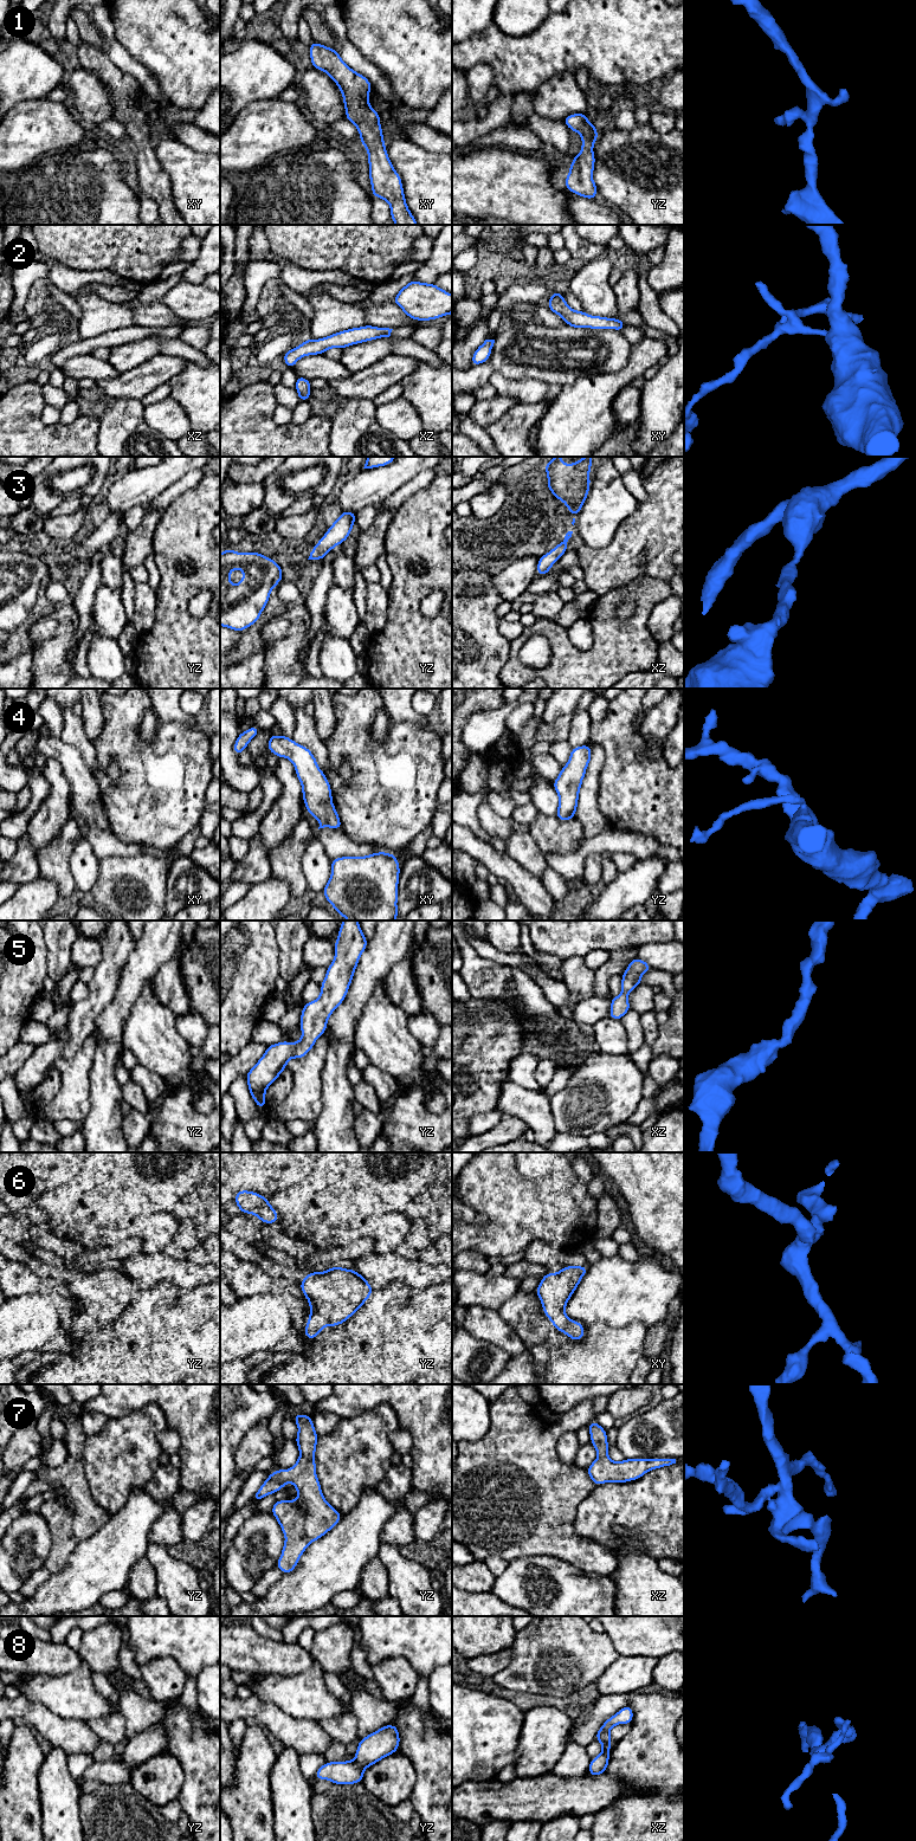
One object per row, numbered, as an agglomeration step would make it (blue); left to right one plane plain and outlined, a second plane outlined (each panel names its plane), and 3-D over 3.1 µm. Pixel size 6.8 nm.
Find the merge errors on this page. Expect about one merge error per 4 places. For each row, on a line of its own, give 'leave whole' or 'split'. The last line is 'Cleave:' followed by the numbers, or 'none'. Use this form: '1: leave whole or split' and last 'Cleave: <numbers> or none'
1: leave whole
2: leave whole
3: leave whole
4: leave whole
5: leave whole
6: leave whole
7: leave whole
8: split
Cleave: 8

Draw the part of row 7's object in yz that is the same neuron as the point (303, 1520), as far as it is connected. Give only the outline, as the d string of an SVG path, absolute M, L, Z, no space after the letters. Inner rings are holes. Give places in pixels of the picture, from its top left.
M299 1413L292 1420L298 1426L295 1439L301 1453L298 1460L290 1469L279 1468L269 1474L252 1498L258 1503L280 1491L290 1481L298 1492L296 1500L277 1500L271 1509L285 1536L282 1556L276 1565L283 1574L293 1571L309 1544L323 1537L342 1518L324 1499L316 1475L315 1452L318 1436L311 1415Z

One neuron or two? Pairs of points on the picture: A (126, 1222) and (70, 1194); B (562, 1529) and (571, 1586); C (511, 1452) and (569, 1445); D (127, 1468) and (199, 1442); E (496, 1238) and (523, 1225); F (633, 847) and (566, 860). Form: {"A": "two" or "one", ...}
{"A": "one", "B": "two", "C": "two", "D": "two", "E": "one", "F": "one"}

